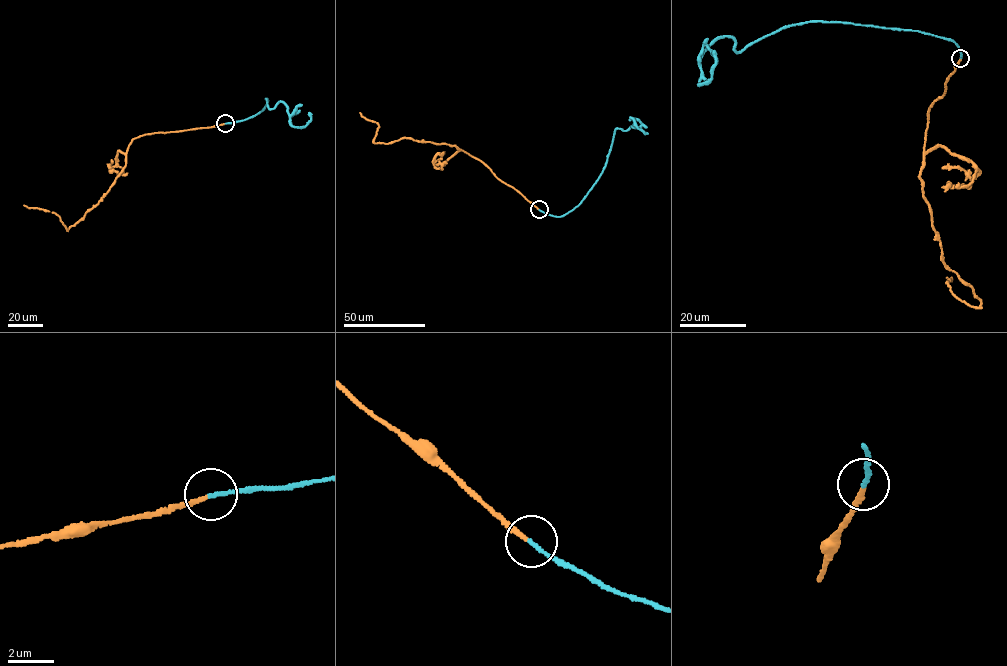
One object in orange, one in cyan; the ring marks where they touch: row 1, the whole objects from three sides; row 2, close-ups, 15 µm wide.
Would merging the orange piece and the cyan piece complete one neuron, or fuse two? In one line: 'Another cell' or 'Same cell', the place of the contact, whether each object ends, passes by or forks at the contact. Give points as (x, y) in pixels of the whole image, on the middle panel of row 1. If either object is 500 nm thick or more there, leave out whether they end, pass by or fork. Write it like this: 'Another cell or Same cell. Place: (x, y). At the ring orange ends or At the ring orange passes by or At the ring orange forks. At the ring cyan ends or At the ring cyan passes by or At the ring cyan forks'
Same cell. Place: (539, 209). At the ring orange ends. At the ring cyan ends

